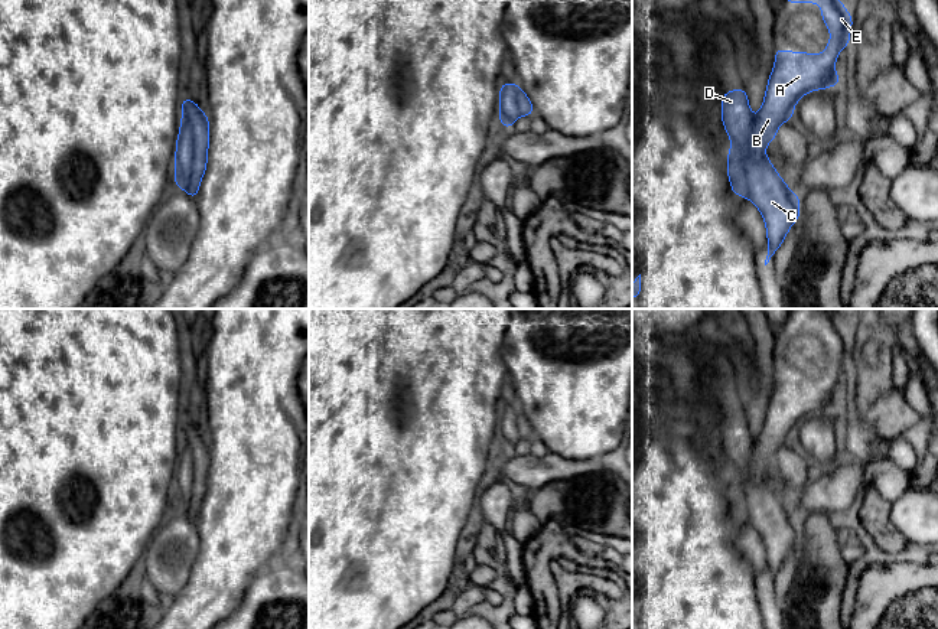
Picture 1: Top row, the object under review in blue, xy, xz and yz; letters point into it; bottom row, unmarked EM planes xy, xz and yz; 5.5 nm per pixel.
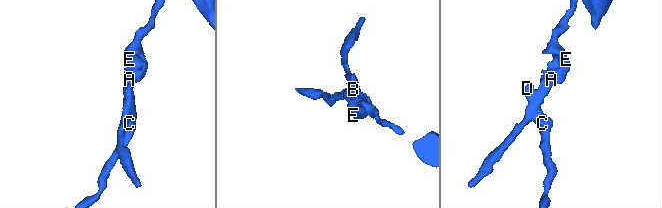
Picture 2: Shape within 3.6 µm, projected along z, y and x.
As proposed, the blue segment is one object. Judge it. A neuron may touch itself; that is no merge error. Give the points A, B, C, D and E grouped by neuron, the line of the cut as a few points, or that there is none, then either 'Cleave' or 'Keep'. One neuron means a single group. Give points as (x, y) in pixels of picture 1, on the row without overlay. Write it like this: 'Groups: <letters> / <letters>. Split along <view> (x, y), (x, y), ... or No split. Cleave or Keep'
Groups: A B E / C D. Split along xy (182, 440), (191, 453), (194, 473), (191, 504), (185, 512). Cleave

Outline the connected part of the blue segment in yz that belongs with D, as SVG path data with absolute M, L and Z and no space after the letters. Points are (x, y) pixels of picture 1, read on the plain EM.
M732 413L722 418L722 444L732 470L748 475L750 469L753 440L746 413Z

